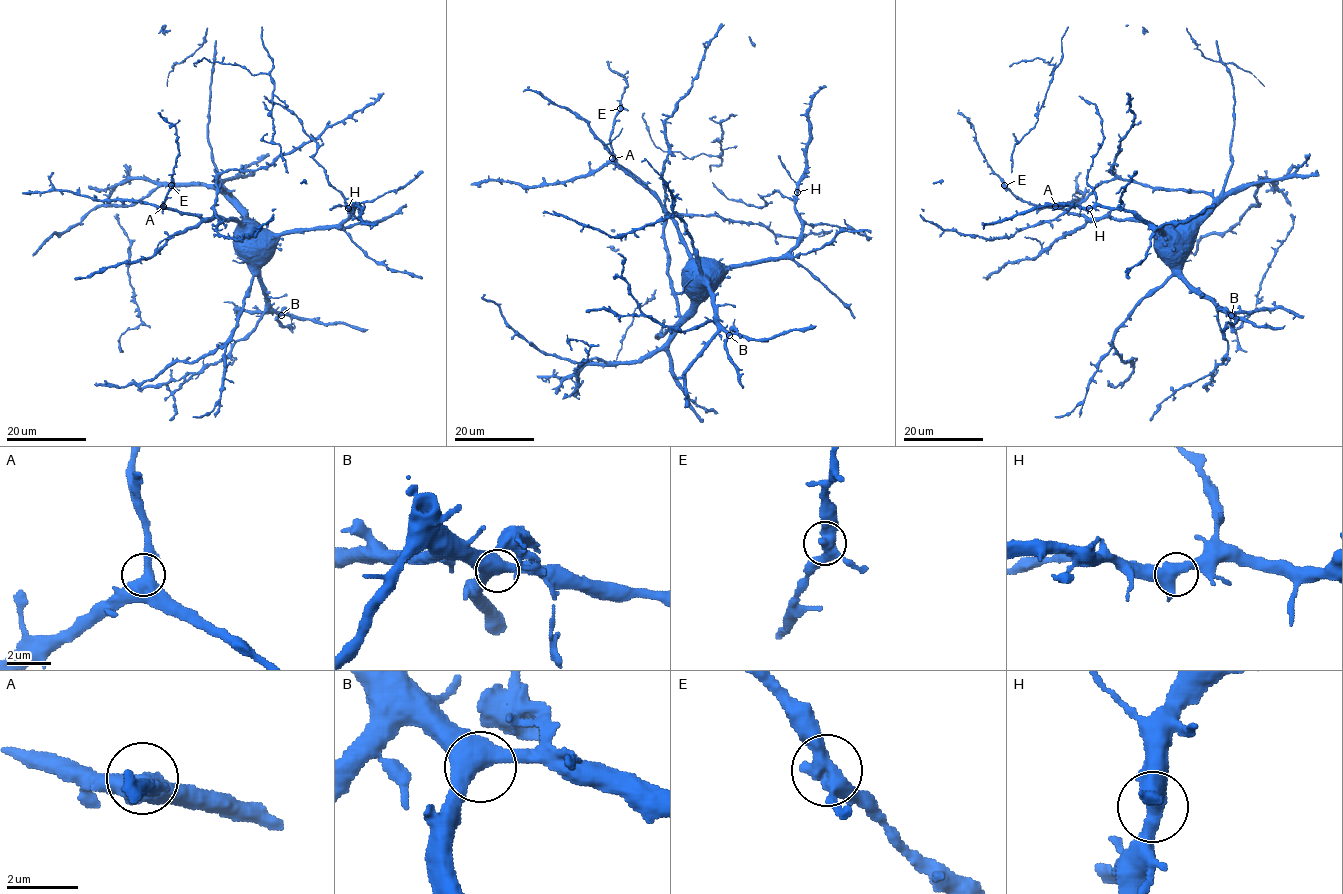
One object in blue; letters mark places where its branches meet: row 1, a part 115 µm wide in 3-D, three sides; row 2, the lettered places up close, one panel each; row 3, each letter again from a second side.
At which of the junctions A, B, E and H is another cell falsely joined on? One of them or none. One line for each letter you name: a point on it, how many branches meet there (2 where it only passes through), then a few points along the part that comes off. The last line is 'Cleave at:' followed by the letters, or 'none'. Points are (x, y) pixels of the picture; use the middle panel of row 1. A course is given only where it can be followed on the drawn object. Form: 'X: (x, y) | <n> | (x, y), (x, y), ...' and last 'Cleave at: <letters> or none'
Cleave at: none

